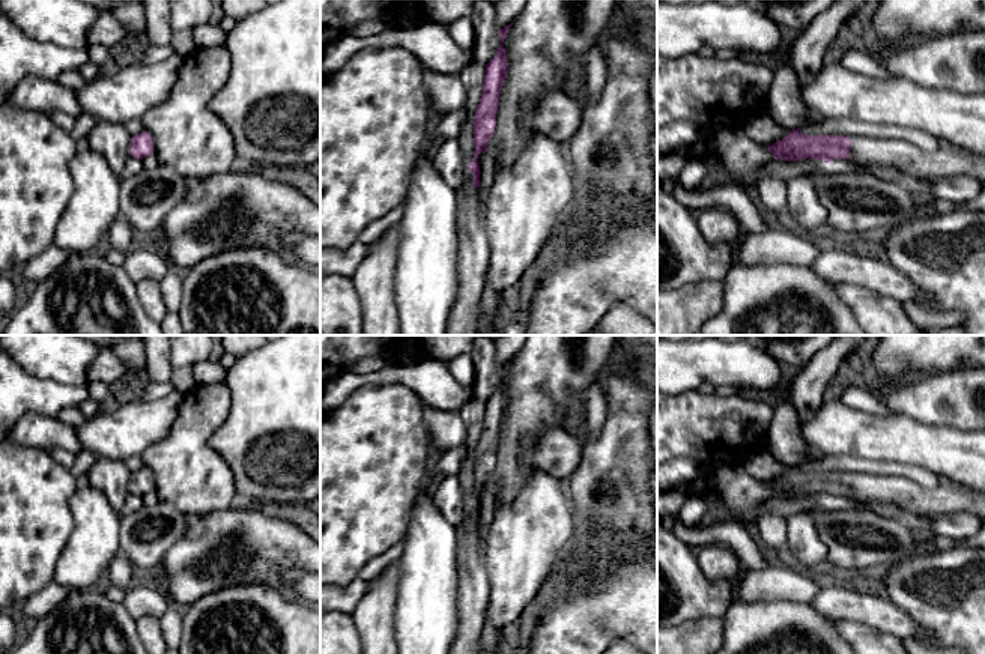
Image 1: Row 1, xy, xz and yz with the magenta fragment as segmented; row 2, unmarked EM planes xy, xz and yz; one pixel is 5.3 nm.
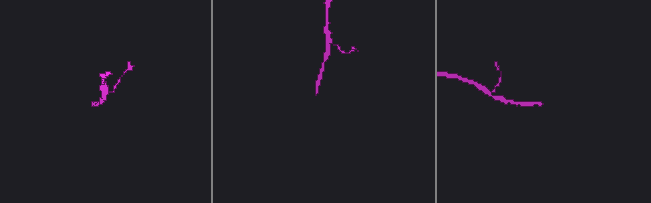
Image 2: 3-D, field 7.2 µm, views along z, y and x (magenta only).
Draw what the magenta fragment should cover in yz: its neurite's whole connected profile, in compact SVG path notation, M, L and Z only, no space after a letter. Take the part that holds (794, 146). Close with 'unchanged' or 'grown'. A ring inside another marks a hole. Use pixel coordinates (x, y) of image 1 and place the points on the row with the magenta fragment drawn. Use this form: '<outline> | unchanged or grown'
M800 128L767 147L774 159L832 159L853 158L860 164L895 167L914 182L940 182L968 174L985 183L985 156L967 152L947 141L935 150L923 150L905 140L878 140L844 135L805 135Z | grown

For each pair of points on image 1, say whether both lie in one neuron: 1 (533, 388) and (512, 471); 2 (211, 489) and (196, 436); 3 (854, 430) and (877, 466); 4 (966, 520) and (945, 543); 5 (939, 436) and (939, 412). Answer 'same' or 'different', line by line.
1: same
2: same
3: different
4: different
5: different

